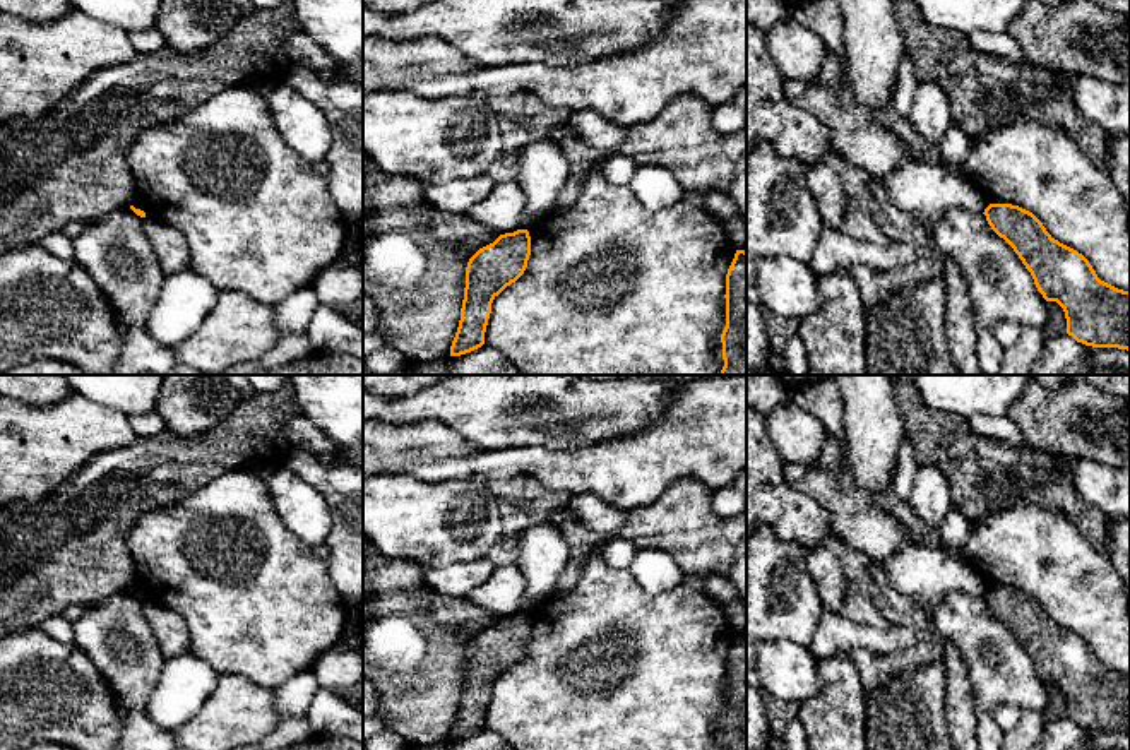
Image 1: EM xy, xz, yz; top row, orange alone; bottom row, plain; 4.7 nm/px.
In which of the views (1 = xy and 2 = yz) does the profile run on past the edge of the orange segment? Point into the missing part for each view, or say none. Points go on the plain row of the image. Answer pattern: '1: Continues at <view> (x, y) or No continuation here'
1: No continuation here
2: No continuation here

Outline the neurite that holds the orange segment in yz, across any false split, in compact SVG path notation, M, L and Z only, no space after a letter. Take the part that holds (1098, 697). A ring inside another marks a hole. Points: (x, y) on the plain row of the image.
M990 587L983 598L1019 639L1043 682L1063 692L1068 719L1085 729L1130 735L1130 675L1101 664L1089 644L1055 623L1032 596Z

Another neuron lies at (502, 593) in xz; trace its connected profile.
M515 563L500 565L495 567L495 572L479 587L473 589L466 599L493 613L497 618L505 618L520 613L524 589L526 580Z

